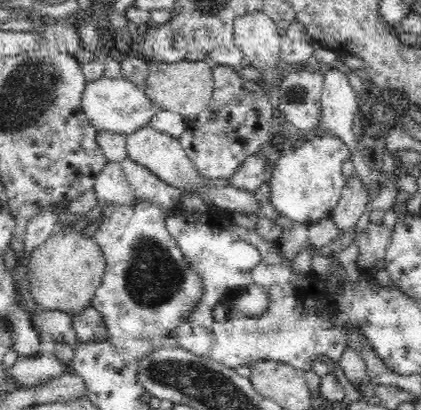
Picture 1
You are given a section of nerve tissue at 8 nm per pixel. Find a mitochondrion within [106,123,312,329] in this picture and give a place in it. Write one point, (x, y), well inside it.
(153, 277)

